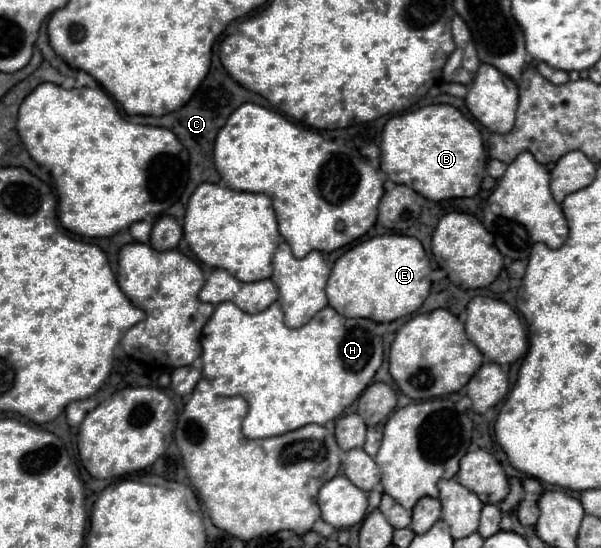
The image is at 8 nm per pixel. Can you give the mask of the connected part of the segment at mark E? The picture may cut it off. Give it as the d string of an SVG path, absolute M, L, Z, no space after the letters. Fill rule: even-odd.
M385 234L349 248L333 266L327 282L329 306L349 318L393 322L421 308L431 288L429 258L417 238Z

